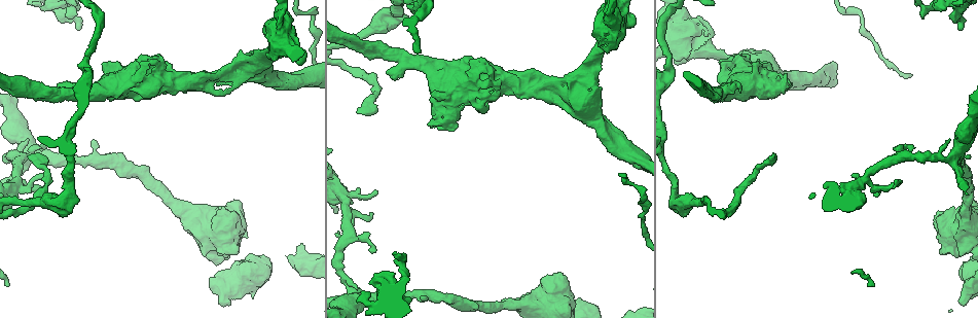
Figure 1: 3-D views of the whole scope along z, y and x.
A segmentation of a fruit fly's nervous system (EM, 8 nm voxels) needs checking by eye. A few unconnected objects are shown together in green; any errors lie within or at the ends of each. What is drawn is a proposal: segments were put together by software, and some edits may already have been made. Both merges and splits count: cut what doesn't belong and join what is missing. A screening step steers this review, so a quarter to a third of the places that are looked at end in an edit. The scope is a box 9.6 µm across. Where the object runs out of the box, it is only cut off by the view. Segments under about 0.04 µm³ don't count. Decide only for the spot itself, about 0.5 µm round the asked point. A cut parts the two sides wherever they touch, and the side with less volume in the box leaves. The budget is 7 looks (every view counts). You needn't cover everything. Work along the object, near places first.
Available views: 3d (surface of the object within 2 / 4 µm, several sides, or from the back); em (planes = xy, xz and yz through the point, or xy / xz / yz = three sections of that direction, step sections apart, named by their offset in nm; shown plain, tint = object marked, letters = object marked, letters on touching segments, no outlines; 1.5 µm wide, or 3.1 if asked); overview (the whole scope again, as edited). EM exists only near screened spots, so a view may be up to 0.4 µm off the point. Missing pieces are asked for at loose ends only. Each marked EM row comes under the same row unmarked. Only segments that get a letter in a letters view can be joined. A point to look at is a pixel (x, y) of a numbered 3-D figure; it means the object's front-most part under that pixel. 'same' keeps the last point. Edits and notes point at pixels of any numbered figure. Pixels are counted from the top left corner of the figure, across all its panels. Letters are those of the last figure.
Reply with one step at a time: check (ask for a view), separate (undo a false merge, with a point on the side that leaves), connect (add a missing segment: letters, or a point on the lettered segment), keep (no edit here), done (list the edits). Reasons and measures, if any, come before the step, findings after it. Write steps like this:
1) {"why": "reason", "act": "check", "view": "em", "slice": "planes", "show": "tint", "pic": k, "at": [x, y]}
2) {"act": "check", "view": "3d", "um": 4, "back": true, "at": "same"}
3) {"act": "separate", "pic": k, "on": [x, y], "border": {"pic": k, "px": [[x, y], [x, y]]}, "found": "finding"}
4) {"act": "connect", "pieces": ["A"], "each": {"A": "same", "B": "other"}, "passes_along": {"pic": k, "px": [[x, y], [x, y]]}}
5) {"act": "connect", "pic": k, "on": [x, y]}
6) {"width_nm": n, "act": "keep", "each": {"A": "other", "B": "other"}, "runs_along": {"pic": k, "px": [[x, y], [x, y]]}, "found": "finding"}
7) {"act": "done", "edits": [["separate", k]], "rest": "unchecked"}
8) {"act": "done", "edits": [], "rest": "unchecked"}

{"why": "thin end", "act": "check", "view": "em", "slice": "xy", "step": 4, "show": "tint", "pic": 1, "at": [853, 175]}

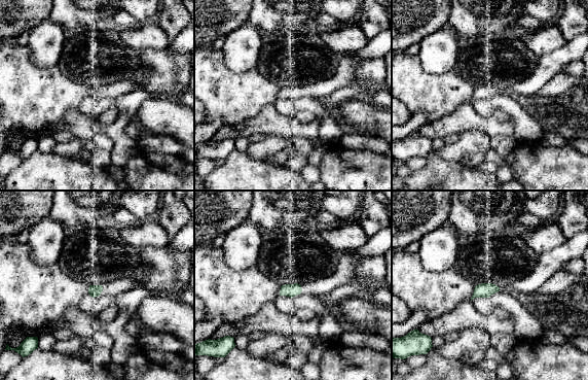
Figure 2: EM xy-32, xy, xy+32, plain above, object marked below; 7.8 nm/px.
{"why": "what lies round it", "act": "check", "view": "em", "slice": "xy", "step": 4, "show": "letters", "at": "same"}

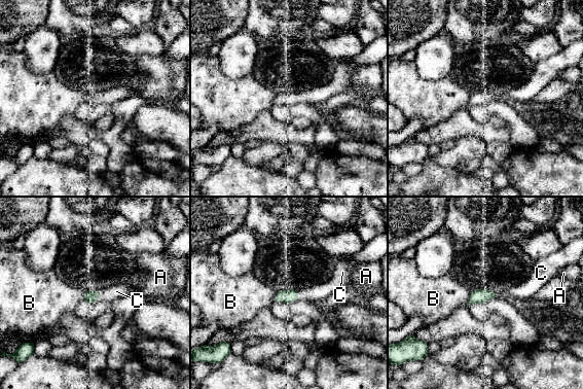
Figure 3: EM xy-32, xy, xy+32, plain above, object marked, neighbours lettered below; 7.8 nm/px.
{"width_nm": 100, "act": "connect", "pieces": ["C"], "each": {"A": "other", "B": "other", "C": "same"}, "found": "it goes on there"}

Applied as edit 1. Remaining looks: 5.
{"why": "free end", "act": "check", "view": "em", "slice": "xz", "step": 4, "show": "letters", "pic": 1, "at": [21, 147]}

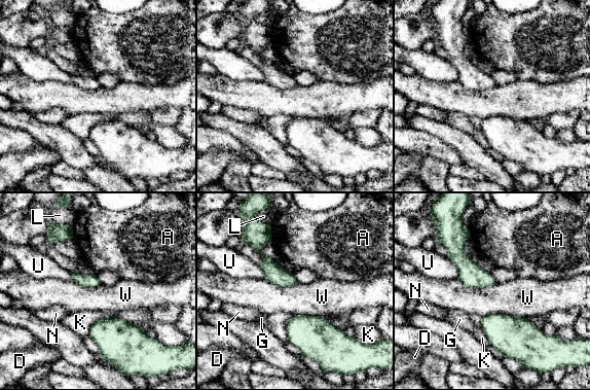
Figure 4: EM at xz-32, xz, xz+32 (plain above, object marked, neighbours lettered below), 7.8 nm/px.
{"act": "keep", "each": {"A": "other", "D": "other", "G": "other", "K": "other", "L": "other", "N": "other", "U": "other", "W": "other"}, "border": {"pic": 4, "px": [[484, 315], [508, 314], [528, 318]]}, "found": "no lettered segment goes on from it"}

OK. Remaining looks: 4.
{"act": "check", "view": "em", "slice": "planes", "show": "letters", "pic": 1, "at": [79, 28]}

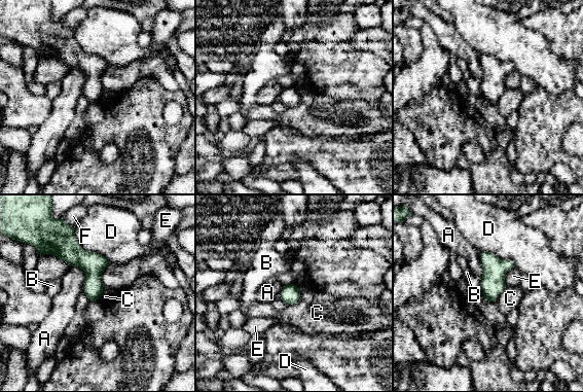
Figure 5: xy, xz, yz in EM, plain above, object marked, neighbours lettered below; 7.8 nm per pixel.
{"act": "keep", "each": {"A": "other", "B": "other", "C": "other", "D": "other", "E": "other", "F": "other"}, "runs_along": {"pic": 5, "px": [[65, 241], [94, 270], [94, 298]]}, "found": "none of them fits"}

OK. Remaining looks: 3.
{"act": "done", "edits": [["connect", 3]], "rest": "unchecked"}

